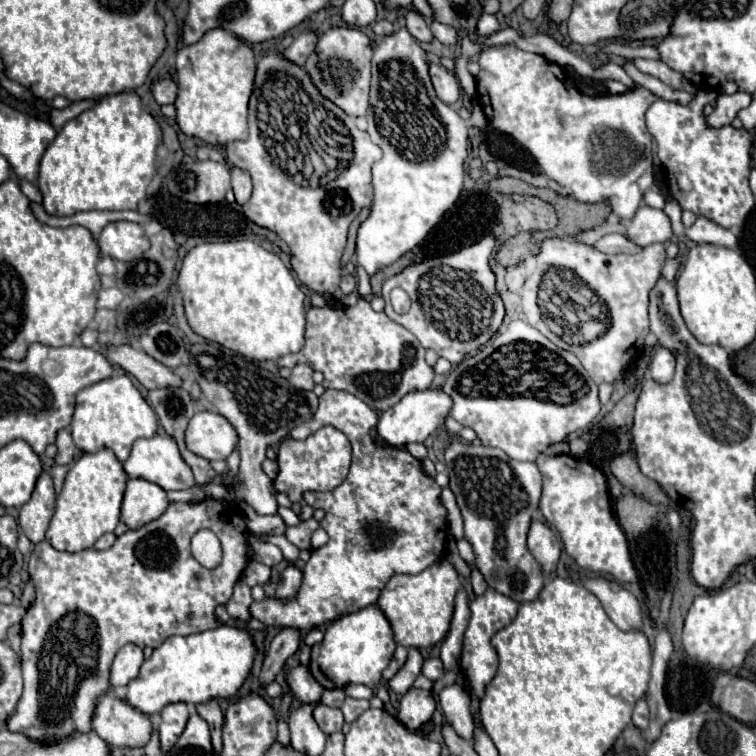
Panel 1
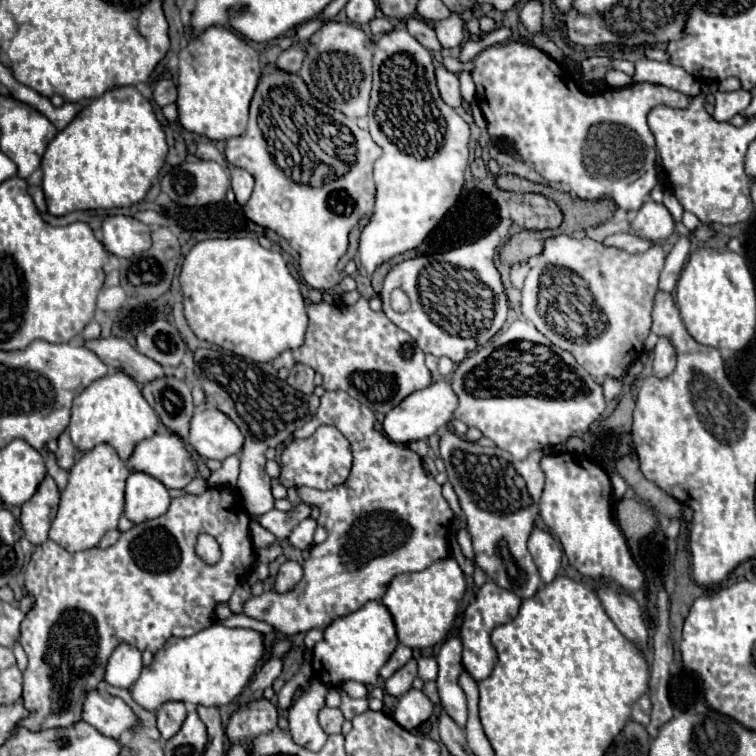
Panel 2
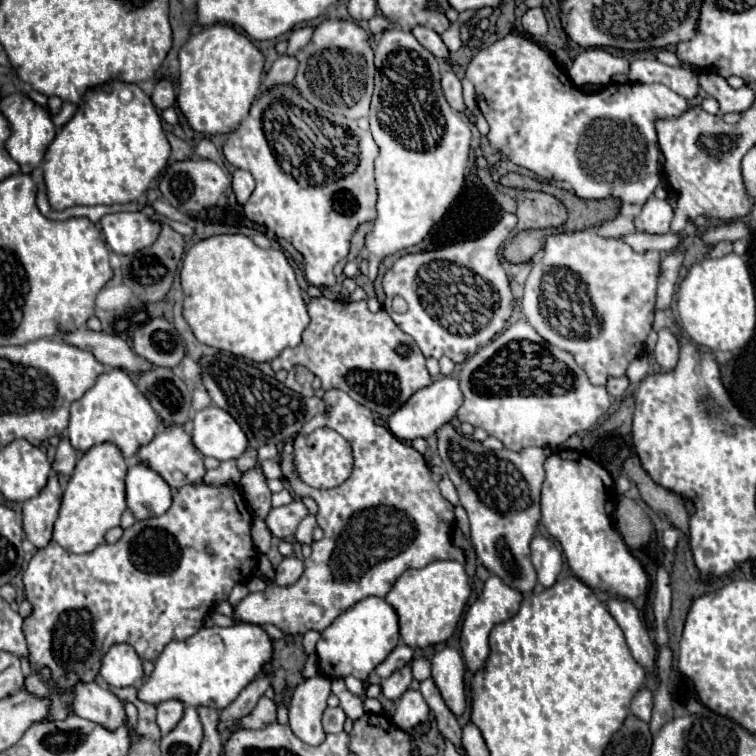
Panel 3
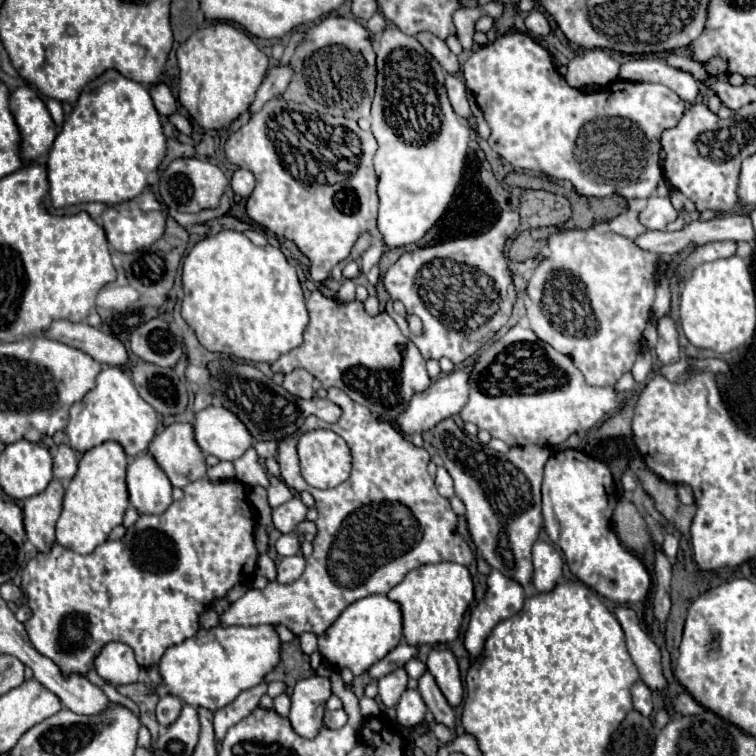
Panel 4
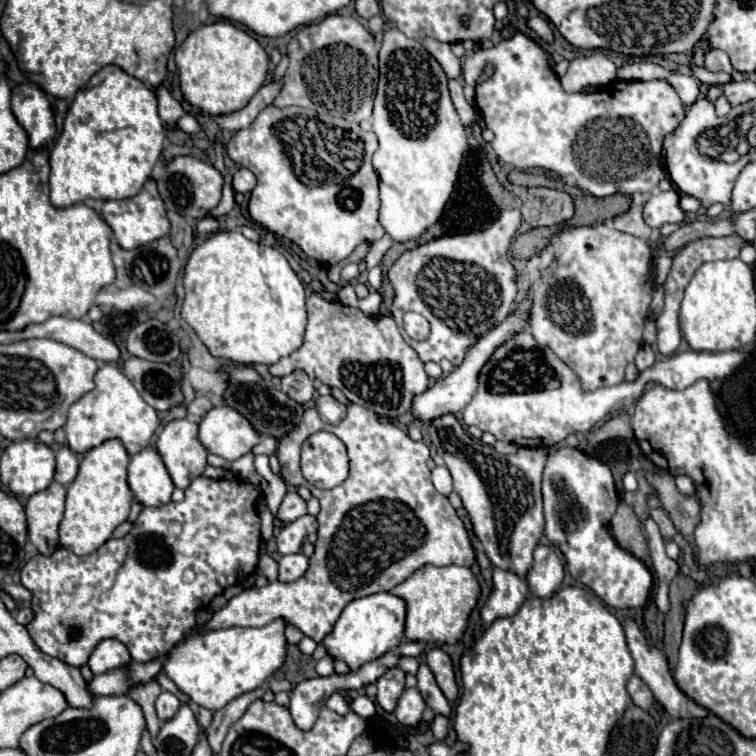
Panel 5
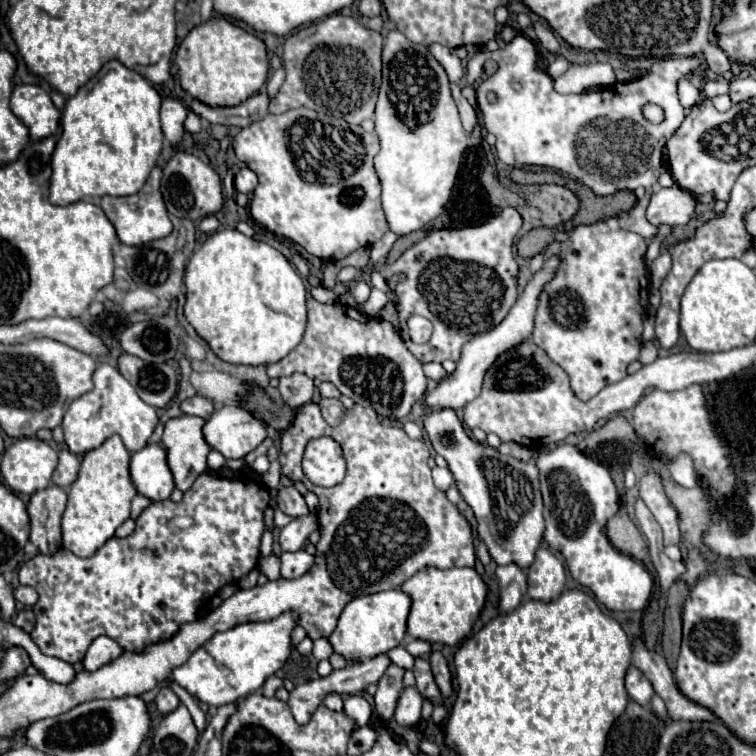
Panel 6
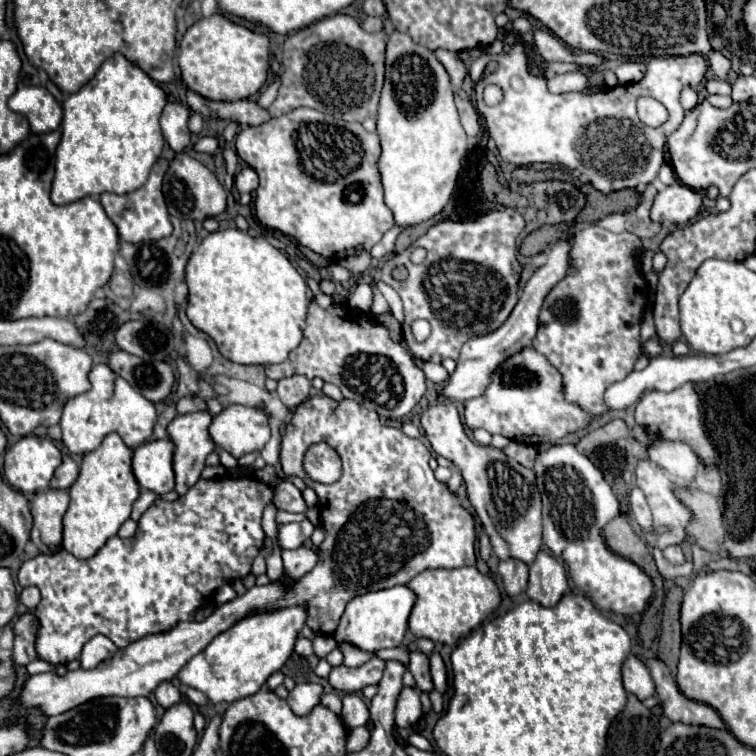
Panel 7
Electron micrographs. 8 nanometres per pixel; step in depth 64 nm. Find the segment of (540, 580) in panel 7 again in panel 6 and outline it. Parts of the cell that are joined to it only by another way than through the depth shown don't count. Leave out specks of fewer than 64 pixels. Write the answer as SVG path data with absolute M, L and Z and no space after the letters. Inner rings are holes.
M538 548L536 560L528 568L528 596L534 600L556 600L564 590L564 564L548 548Z

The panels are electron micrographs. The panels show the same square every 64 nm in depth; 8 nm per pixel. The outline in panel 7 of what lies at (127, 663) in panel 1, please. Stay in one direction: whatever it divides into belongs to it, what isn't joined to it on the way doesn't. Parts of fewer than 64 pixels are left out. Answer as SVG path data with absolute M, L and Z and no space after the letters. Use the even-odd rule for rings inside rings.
M98 634L98 636L94 636L92 640L86 642L86 646L82 650L82 656L80 656L80 664L82 664L84 670L92 670L100 662L112 658L116 652L118 652L116 644L110 638Z

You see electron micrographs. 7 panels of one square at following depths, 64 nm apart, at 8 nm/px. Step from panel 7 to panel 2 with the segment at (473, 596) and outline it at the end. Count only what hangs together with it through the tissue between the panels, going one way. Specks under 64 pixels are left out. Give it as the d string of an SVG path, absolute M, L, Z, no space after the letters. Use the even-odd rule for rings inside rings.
M444 558L422 572L394 576L386 588L386 594L382 596L382 604L394 618L400 644L408 648L428 648L444 642L450 634L464 592L466 582L458 562L454 558Z

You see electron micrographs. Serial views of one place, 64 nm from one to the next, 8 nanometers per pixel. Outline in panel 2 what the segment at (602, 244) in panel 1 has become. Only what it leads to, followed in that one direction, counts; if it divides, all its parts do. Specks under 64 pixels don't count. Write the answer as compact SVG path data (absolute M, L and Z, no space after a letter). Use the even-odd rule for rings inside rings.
M628 232L628 234L612 234L612 236L604 238L602 244L604 246L612 246L612 248L620 248L620 250L626 250L630 254L646 252L652 246L652 242L640 240L638 236L632 236L632 232Z

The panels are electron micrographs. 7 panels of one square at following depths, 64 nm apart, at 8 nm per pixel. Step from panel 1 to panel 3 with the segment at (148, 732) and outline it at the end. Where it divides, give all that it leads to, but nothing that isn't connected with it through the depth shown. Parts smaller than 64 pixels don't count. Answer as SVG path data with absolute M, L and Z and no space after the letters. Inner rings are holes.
M96 682L76 684L76 698L72 708L80 718L96 722L106 730L116 730L128 720L124 702L110 690L100 688Z

